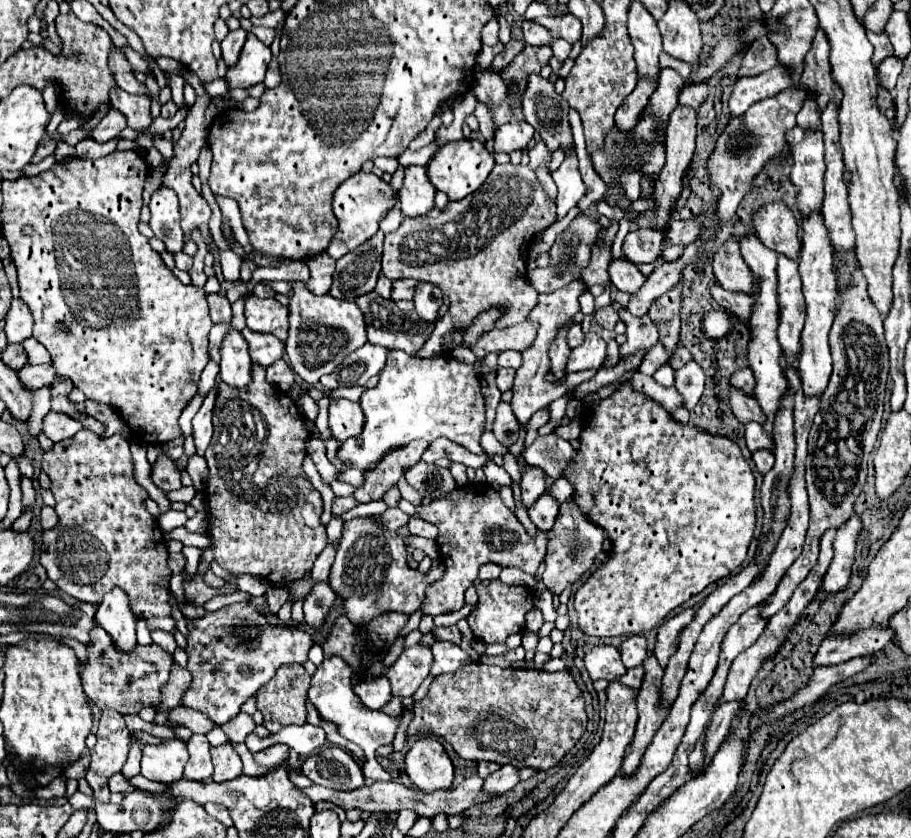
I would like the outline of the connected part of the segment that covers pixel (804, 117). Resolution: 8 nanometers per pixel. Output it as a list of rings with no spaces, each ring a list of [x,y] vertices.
[[[806,100],[796,120],[798,120],[798,126],[802,128],[820,128],[820,114],[818,114],[816,100]]]

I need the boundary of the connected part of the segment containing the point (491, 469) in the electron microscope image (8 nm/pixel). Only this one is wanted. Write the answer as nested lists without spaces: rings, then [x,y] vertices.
[[[492,460],[484,466],[484,472],[486,472],[486,478],[488,478],[490,486],[510,486],[512,484],[508,472],[504,468],[496,466]]]

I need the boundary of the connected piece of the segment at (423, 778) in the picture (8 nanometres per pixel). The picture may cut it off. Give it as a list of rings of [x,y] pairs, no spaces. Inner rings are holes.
[[[424,738],[414,742],[406,754],[406,774],[422,792],[450,790],[454,766],[438,740]]]

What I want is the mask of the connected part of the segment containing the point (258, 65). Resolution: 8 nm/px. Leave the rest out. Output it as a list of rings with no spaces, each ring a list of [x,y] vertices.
[[[250,34],[240,52],[238,62],[226,70],[224,80],[228,82],[228,88],[250,88],[262,82],[270,60],[270,48],[264,46],[254,34]]]

